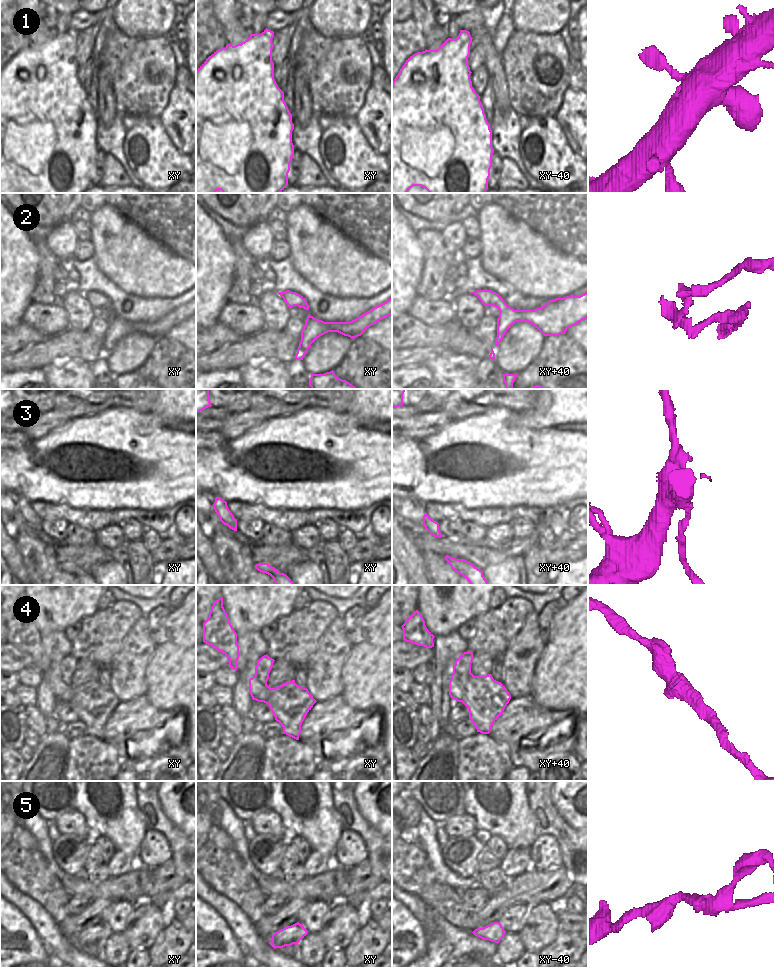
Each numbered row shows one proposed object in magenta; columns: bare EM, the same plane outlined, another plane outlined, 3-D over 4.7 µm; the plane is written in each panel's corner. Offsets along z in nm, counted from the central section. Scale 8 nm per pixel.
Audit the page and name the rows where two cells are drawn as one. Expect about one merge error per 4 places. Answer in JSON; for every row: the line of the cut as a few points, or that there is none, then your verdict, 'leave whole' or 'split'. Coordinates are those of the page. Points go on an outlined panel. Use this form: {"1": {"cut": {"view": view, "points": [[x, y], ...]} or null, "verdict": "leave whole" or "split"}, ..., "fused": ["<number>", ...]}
{"1": {"cut": null, "verdict": "leave whole"}, "2": {"cut": {"view": "xy", "points": [[310, 344], [305, 347], [299, 346]]}, "verdict": "split"}, "3": {"cut": {"view": "xy", "points": [[235, 519], [231, 524], [227, 525]]}, "verdict": "split"}, "4": {"cut": null, "verdict": "leave whole"}, "5": {"cut": null, "verdict": "leave whole"}, "fused": ["2", "3"]}

